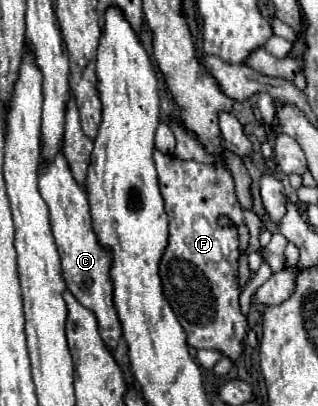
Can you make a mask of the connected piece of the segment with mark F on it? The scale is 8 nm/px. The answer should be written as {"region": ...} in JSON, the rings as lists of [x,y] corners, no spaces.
{"region":[[[154,149],[154,163],[168,215],[168,247],[158,271],[164,297],[184,327],[190,347],[220,349],[226,357],[236,359],[242,353],[242,339],[246,335],[246,317],[238,305],[238,257],[242,251],[236,243],[236,229],[220,227],[216,219],[218,215],[228,215],[236,225],[246,225],[250,231],[246,251],[256,251],[260,249],[260,217],[240,207],[232,175],[224,165],[182,161],[158,149]]]}

